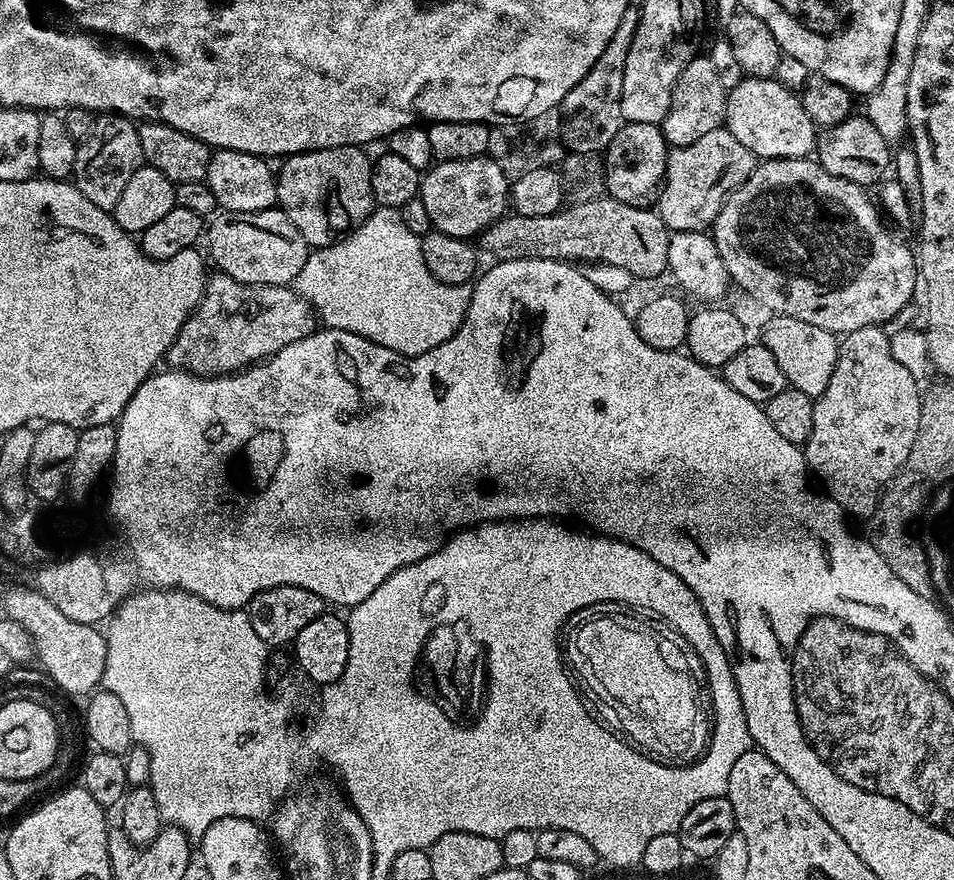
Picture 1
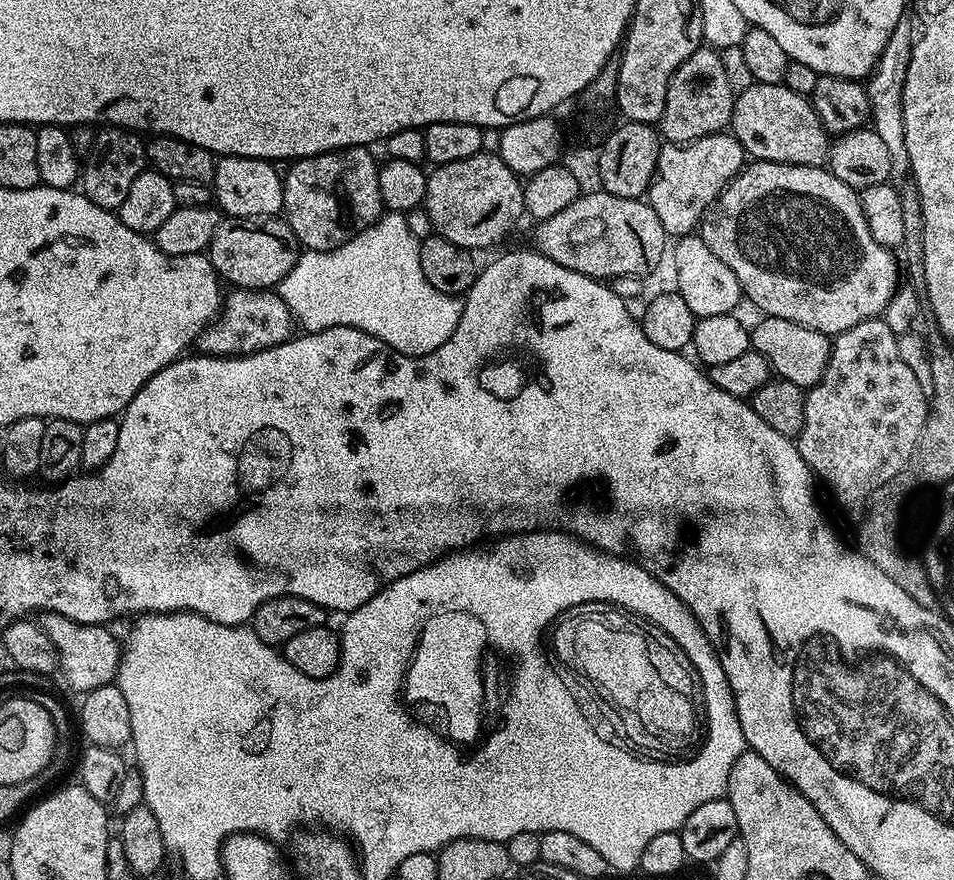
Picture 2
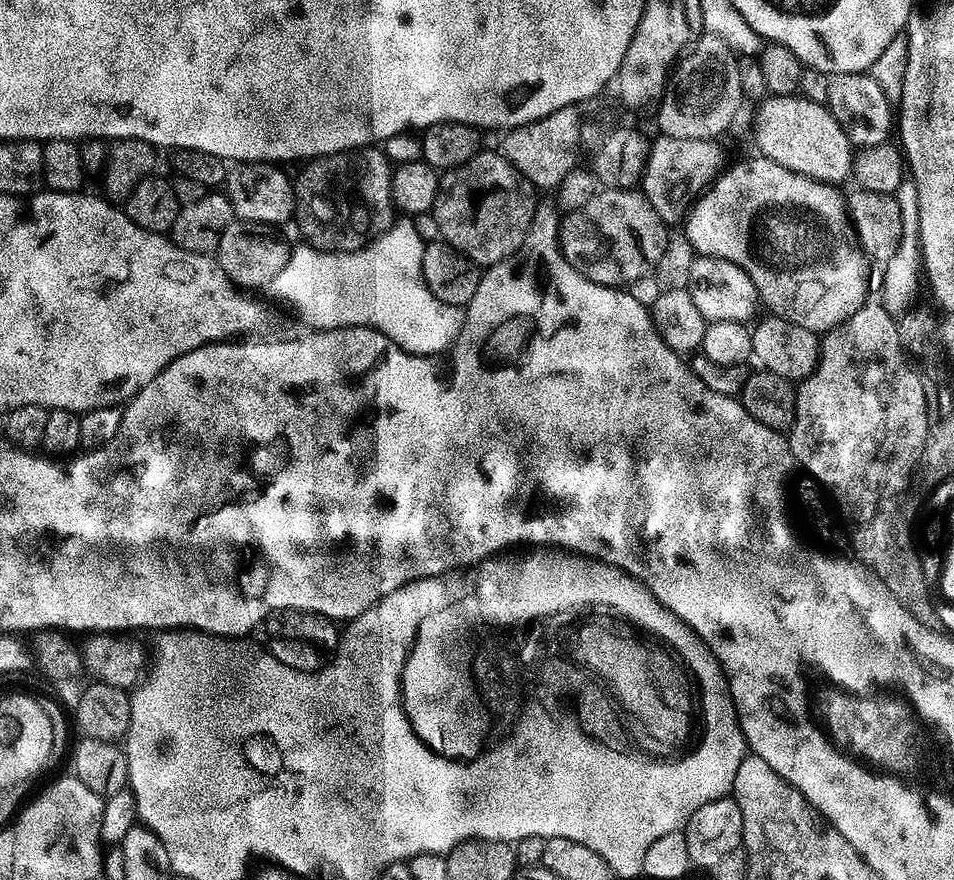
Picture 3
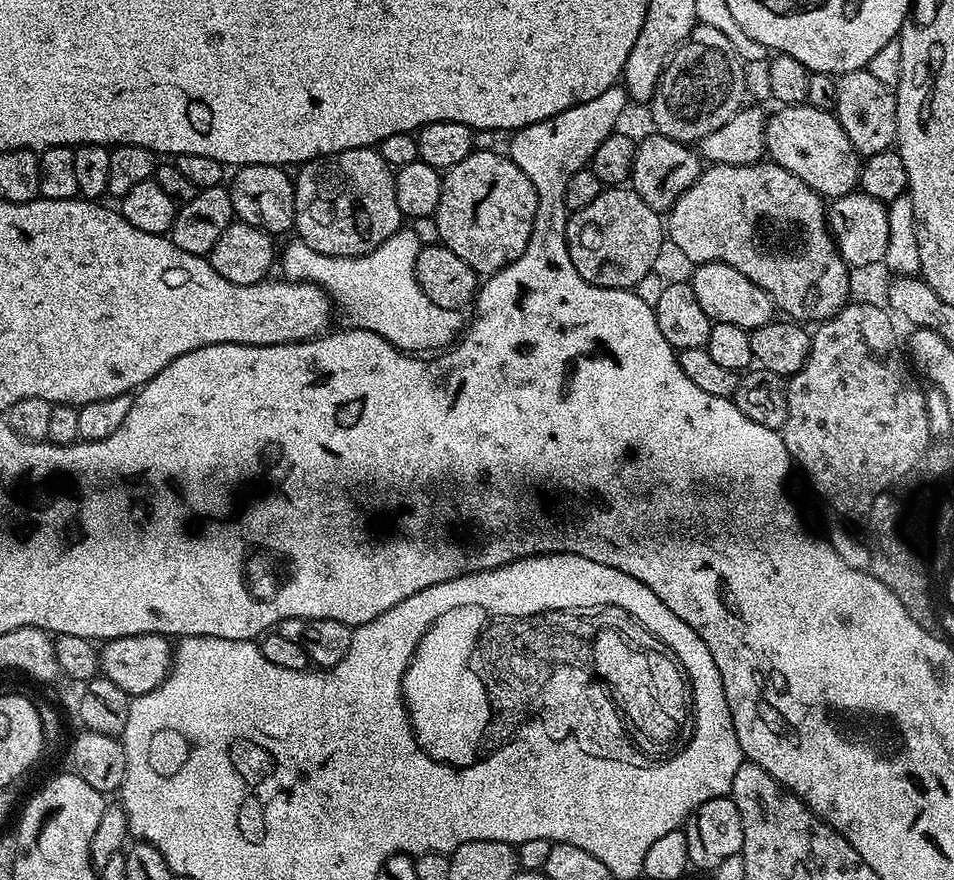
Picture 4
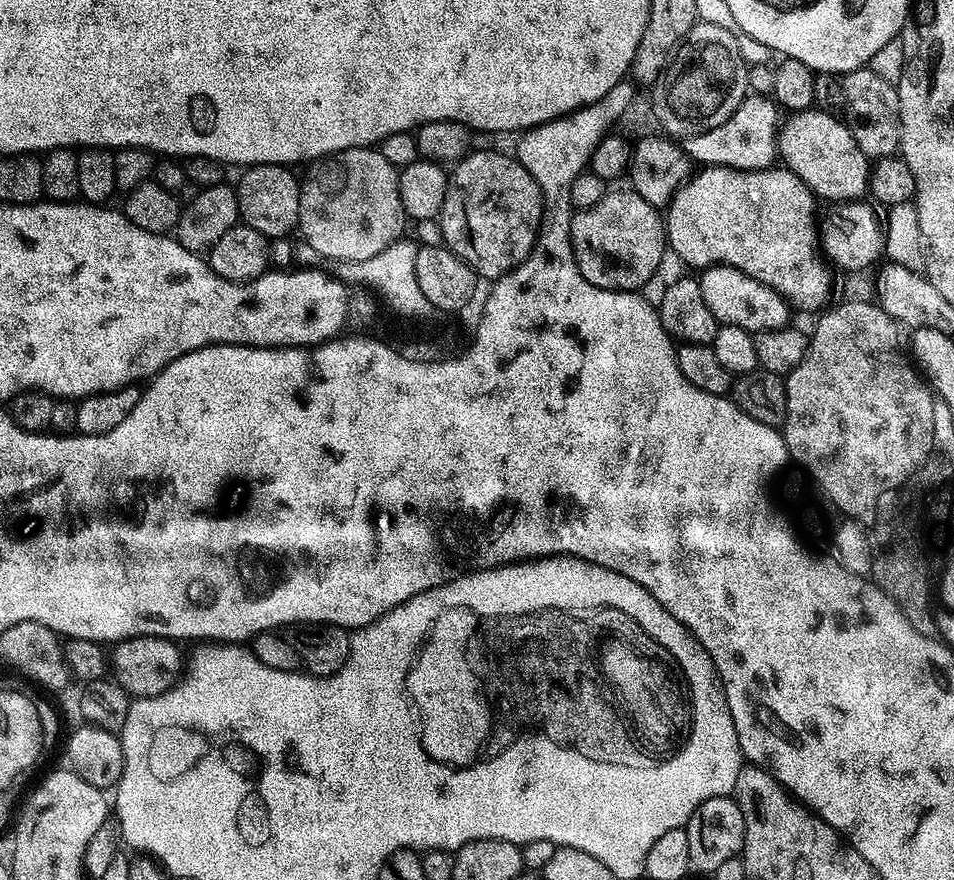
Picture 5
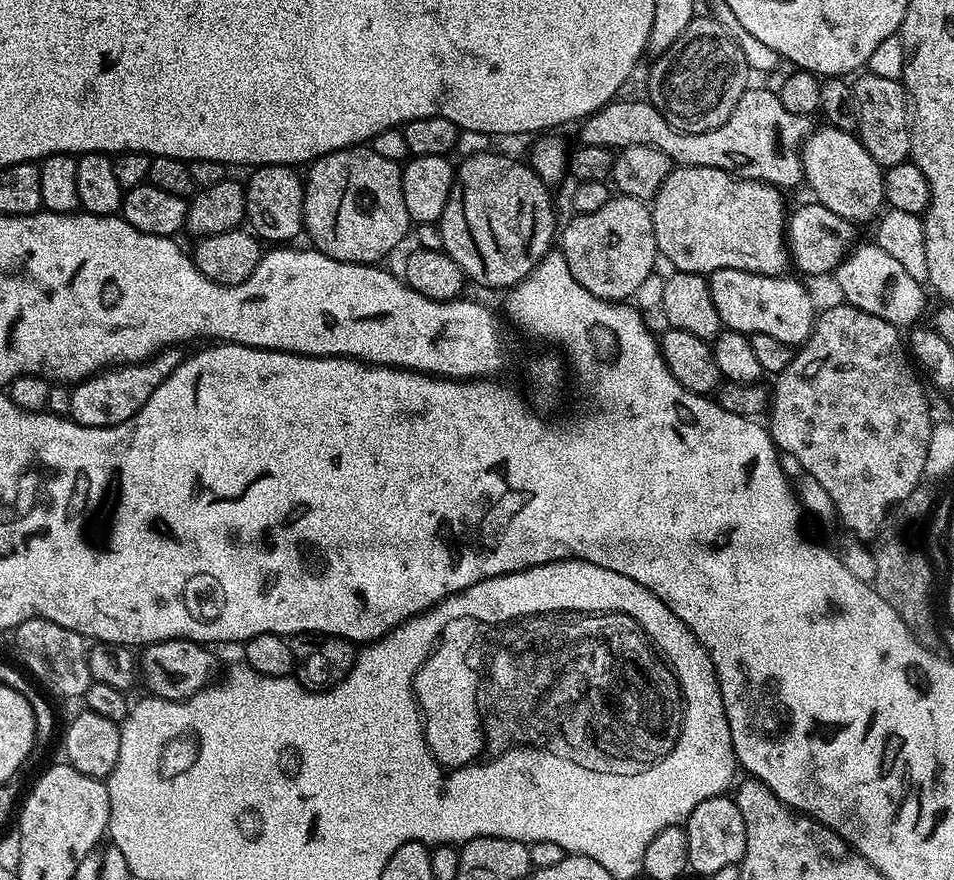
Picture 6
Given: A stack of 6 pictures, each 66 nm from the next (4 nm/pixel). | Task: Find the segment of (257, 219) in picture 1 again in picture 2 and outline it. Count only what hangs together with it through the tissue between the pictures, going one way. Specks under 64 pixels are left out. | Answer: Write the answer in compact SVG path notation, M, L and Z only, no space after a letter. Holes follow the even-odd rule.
M228 216L221 219L218 230L214 230L206 255L221 281L228 283L229 280L229 285L238 288L272 290L286 274L290 274L301 251L287 219L280 216Z

